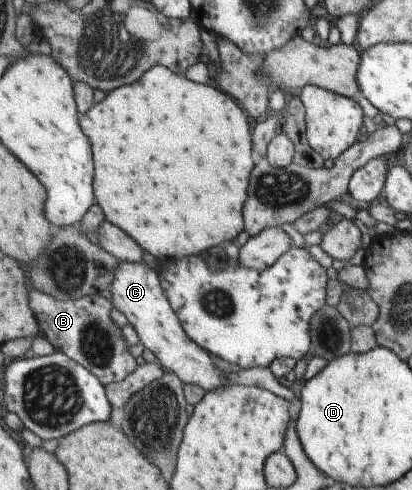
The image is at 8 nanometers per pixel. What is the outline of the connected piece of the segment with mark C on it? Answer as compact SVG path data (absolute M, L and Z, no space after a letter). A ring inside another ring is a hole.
M120 261L109 291L114 307L123 313L128 323L140 335L142 344L155 355L166 371L178 375L185 384L199 385L208 392L228 385L226 375L218 369L218 365L214 365L210 352L200 347L200 344L186 333L163 289L160 275L154 268L145 263Z

